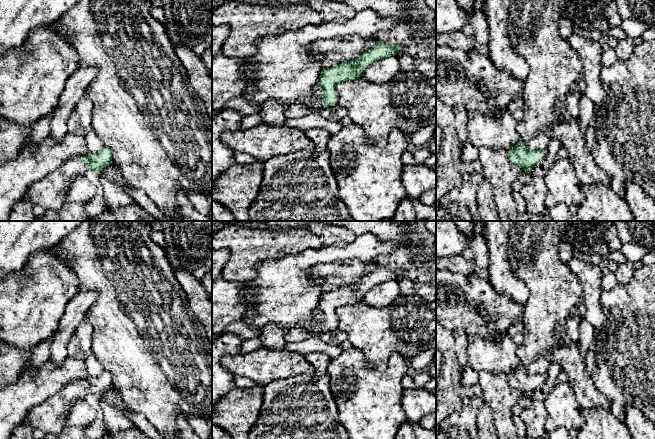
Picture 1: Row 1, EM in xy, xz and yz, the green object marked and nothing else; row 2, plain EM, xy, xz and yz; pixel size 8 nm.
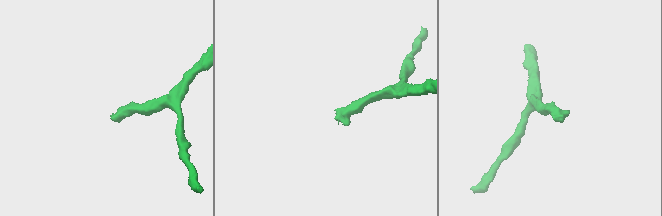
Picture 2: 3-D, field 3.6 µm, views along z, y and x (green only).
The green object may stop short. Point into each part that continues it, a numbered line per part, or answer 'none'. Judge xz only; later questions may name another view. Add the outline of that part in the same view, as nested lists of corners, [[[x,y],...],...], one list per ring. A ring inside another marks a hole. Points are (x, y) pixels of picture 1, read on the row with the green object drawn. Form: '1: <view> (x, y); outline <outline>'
1: xz (314, 102); outline [[[311,93],[311,95],[308,98],[302,99],[300,100],[300,102],[309,109],[312,109],[314,111],[320,111],[321,109],[327,107],[323,103],[323,97],[319,97]]]

